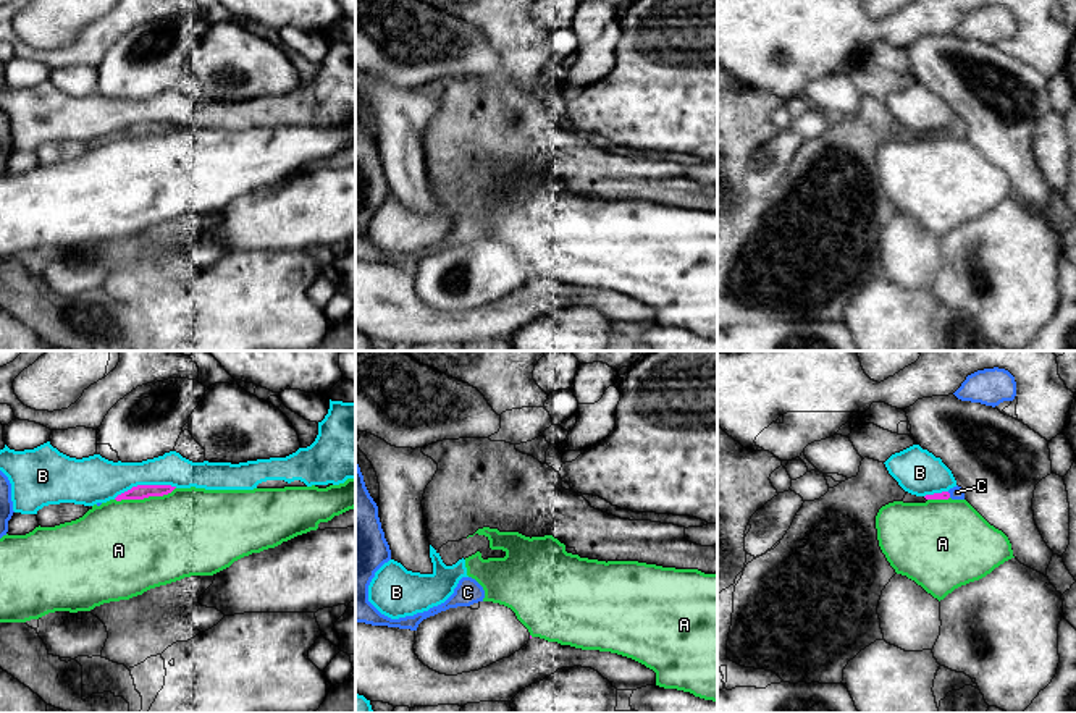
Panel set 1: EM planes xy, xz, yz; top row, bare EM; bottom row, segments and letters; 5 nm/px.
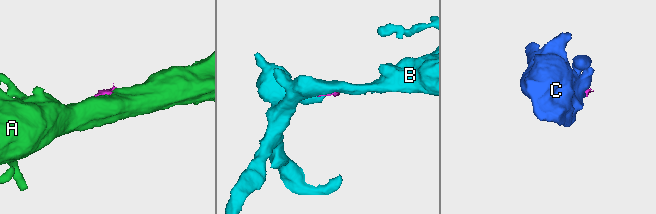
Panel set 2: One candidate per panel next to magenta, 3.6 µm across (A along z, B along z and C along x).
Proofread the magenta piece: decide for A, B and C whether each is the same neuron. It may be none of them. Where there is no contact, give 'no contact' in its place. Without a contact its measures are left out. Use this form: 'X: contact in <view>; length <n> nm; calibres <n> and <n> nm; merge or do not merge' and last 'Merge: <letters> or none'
A: contact in xy; length 320 nm; calibres 70 and 460 nm; do not merge
B: contact in xy; length 320 nm; calibres 70 and 220 nm; do not merge
C: contact in yz; length 40 nm; calibres 50 and 70 nm; merge
Merge: C

